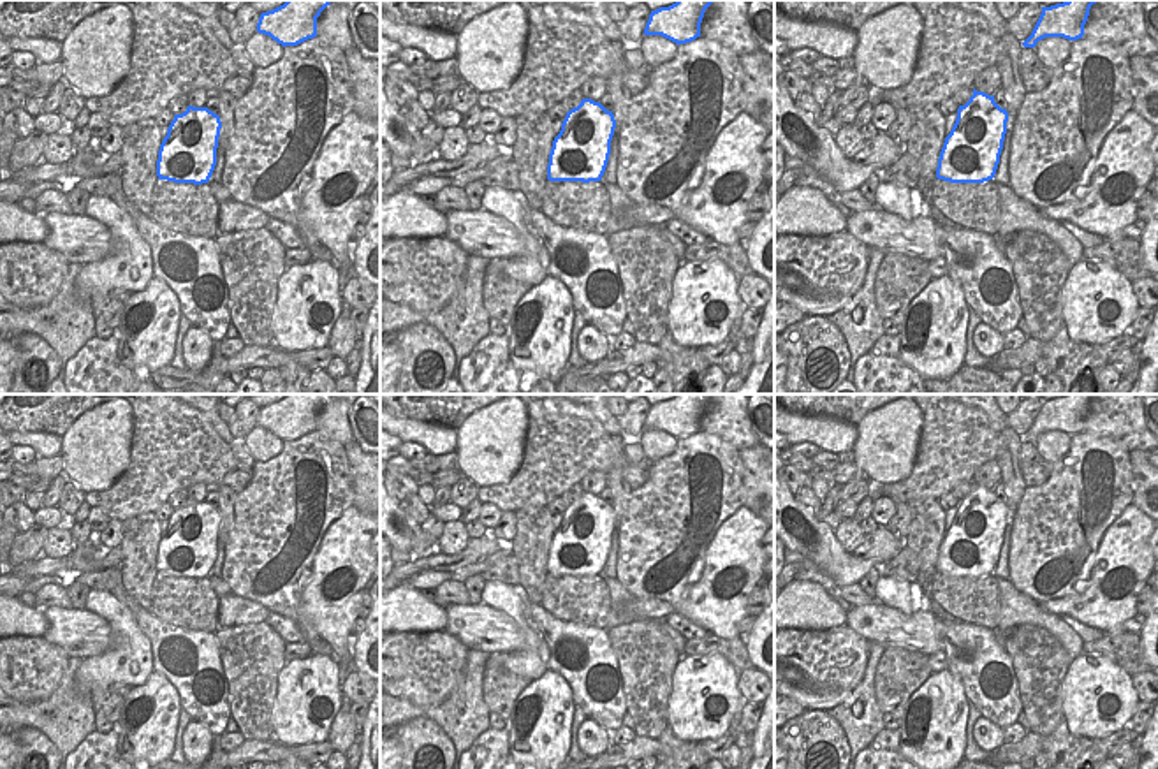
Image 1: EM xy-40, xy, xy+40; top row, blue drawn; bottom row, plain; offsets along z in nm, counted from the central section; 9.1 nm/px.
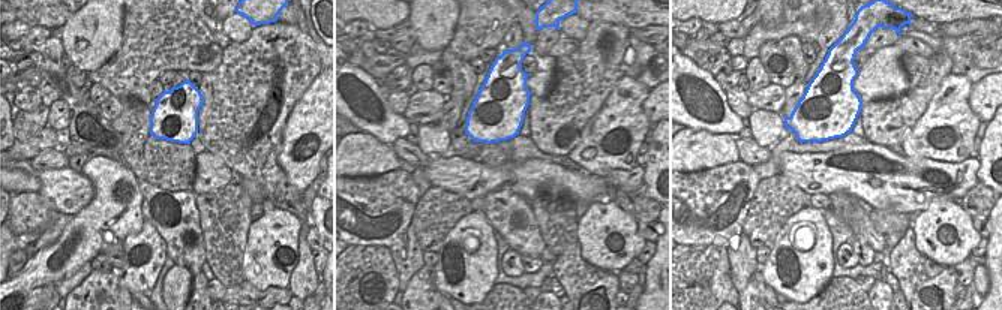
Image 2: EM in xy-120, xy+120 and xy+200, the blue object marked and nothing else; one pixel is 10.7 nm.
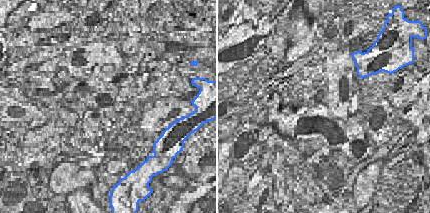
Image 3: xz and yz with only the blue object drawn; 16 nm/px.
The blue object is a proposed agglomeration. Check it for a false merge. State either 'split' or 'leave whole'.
leave whole

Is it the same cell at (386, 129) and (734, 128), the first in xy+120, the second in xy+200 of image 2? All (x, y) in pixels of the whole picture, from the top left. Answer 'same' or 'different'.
same

